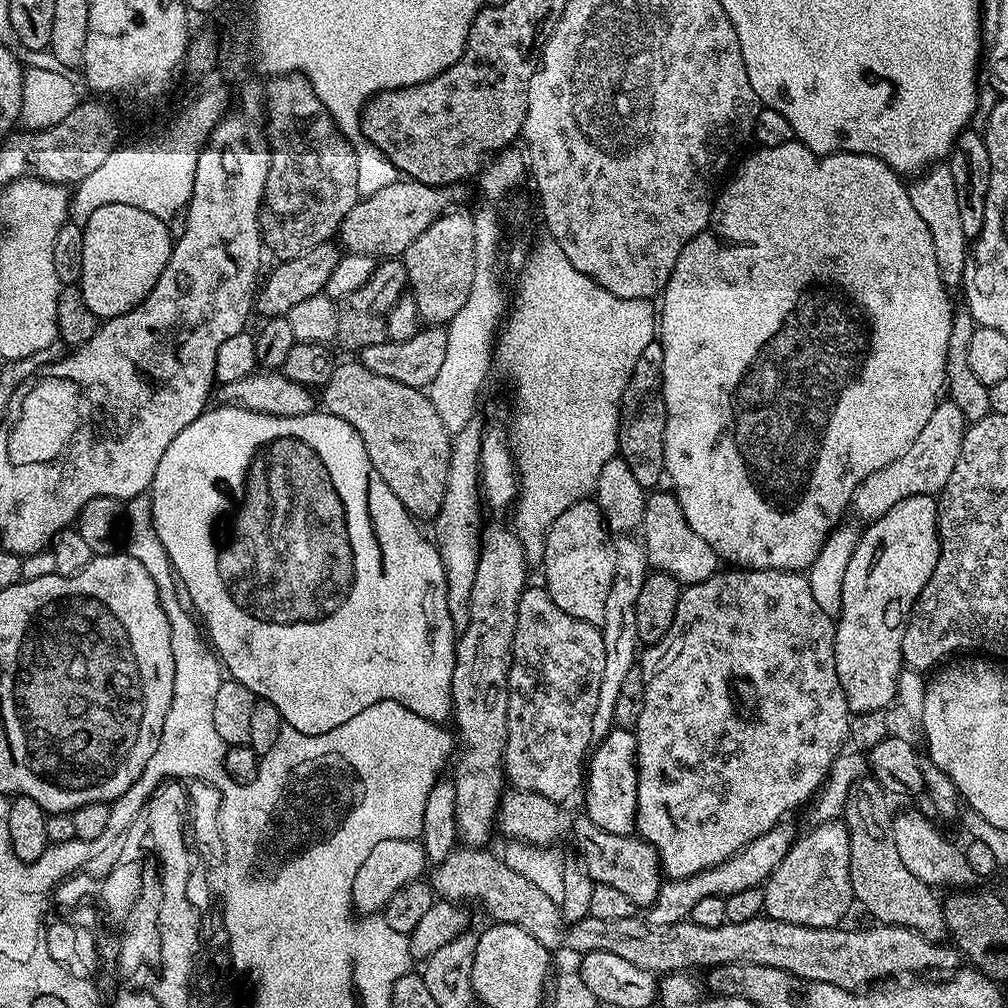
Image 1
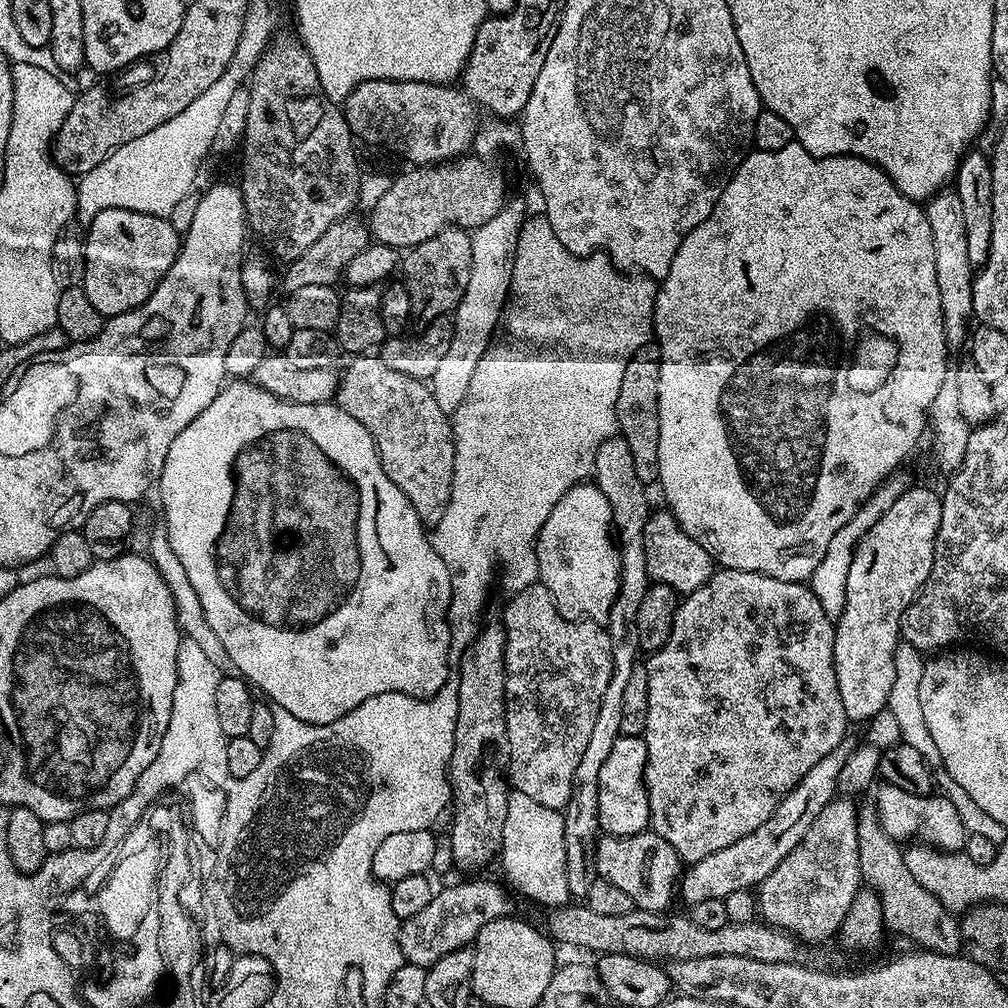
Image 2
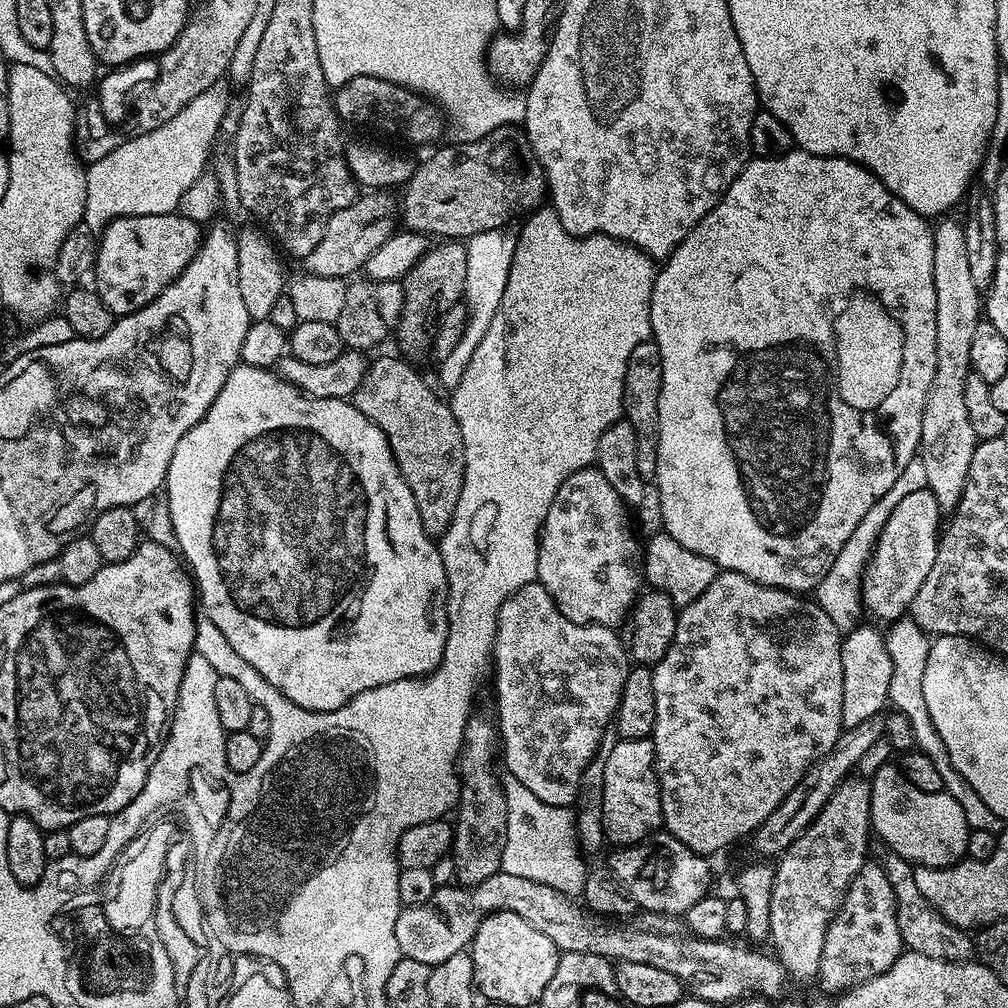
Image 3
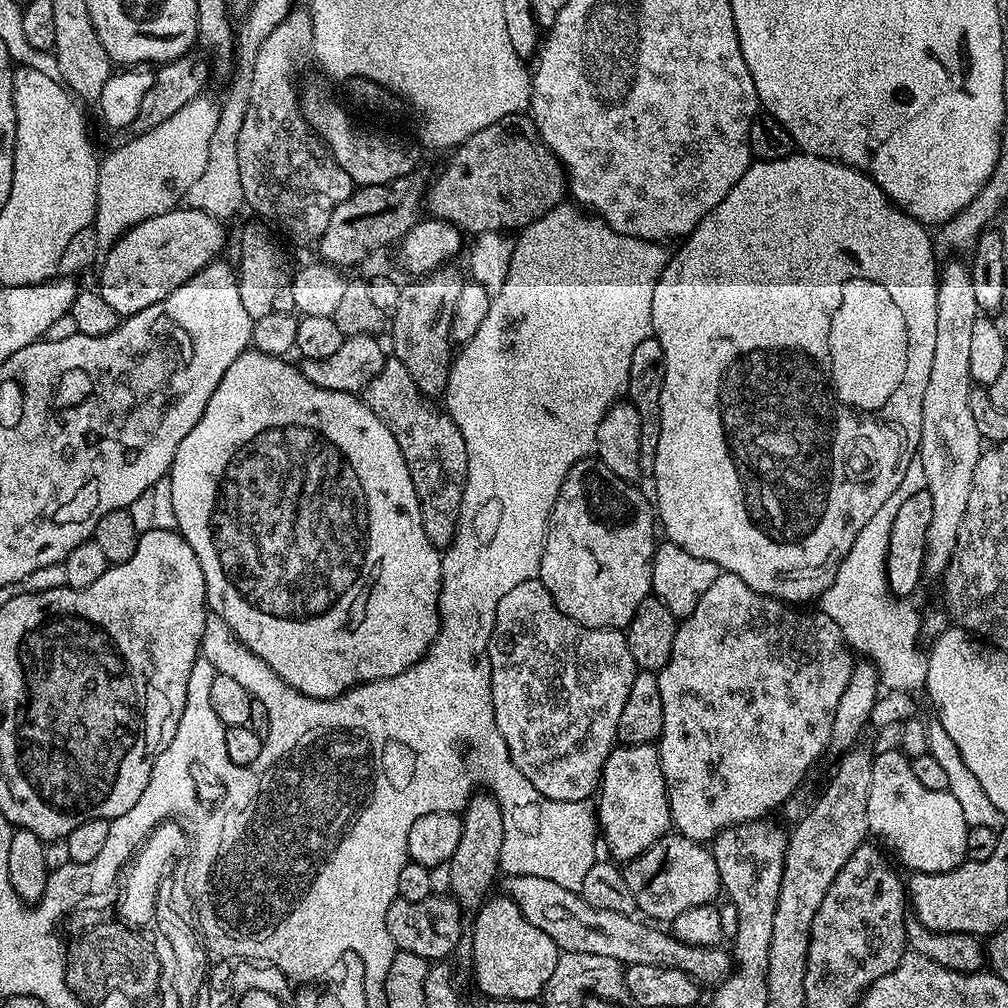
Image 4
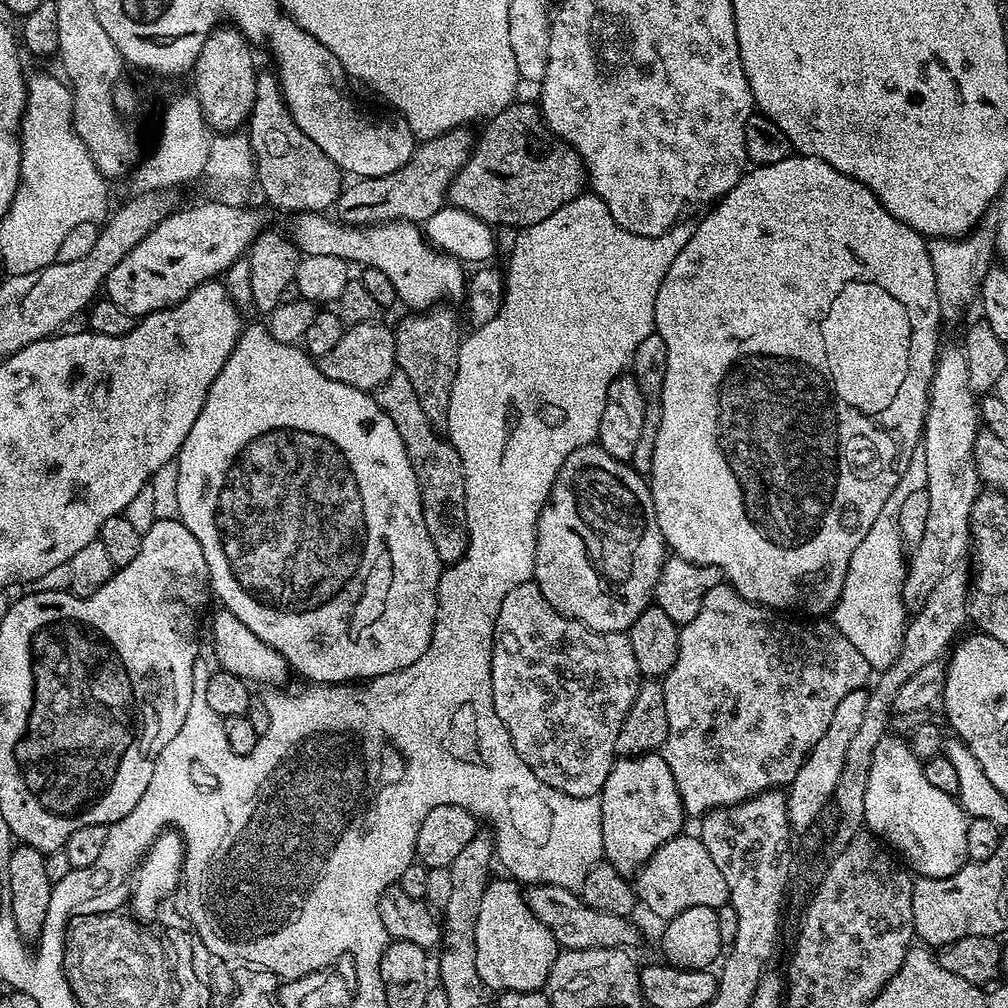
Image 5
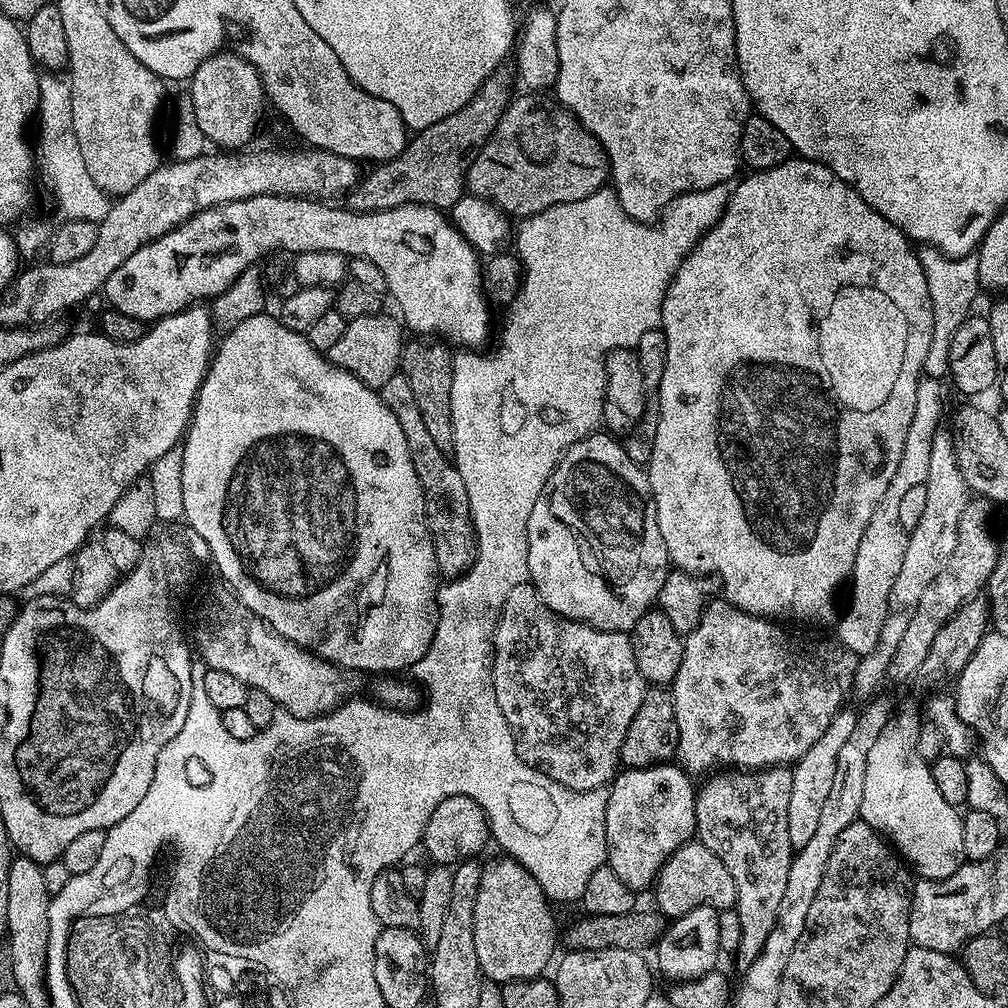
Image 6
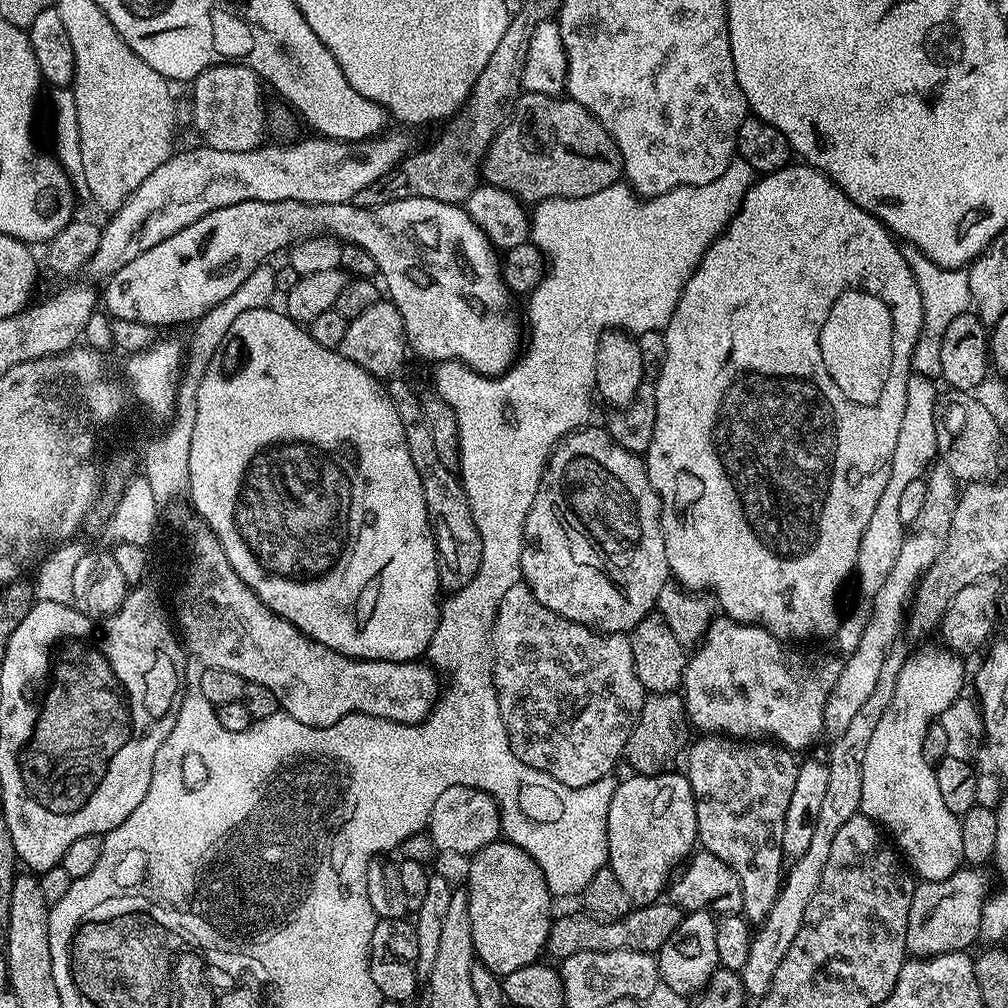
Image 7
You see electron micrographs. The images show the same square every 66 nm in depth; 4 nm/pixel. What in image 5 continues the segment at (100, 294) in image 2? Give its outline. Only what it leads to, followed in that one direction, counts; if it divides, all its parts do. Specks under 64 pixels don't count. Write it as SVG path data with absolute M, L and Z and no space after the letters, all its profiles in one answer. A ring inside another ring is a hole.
M217 202L207 203L184 208L181 212L173 211L164 217L161 224L154 226L154 230L150 230L150 234L146 234L146 238L138 242L138 246L134 246L130 254L126 254L122 262L114 266L114 270L110 270L106 281L107 299L122 306L122 310L126 310L126 314L133 318L143 318L163 308L176 307L200 284L215 281L219 277L216 276L219 272L220 275L227 273L229 266L248 252L252 241L265 227L264 220L250 208L251 206L236 207Z

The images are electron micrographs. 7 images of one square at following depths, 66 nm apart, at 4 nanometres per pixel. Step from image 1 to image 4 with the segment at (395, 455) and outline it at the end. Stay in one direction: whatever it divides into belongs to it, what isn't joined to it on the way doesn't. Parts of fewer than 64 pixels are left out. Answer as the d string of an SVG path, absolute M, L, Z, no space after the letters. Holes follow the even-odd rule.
M395 358L385 359L382 370L364 389L362 396L380 415L382 422L386 422L390 434L394 434L398 442L398 450L402 450L402 458L406 458L406 470L410 470L418 494L426 538L430 538L438 549L447 548L456 533L464 483L468 477L466 442L458 426L447 411L435 412L428 405L431 404L429 397L420 393L406 366Z

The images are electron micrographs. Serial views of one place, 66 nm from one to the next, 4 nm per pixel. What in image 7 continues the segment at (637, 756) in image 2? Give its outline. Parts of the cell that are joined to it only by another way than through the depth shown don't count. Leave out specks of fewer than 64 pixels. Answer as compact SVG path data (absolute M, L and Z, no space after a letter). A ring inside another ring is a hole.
M676 770L660 772L657 776L641 776L639 774L629 775L629 780L620 780L614 790L614 798L610 798L610 814L608 815L608 862L607 867L614 870L614 875L618 877L618 883L630 894L633 905L643 906L645 904L655 904L665 895L674 873L687 861L692 855L698 844L696 835L696 807L694 806L694 794L688 781L687 775L676 773Z

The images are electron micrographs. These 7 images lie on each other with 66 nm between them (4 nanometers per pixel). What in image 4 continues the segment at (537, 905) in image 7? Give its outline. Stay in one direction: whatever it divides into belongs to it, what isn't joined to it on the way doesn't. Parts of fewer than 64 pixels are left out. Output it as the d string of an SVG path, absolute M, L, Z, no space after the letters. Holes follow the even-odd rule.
M496 895L485 899L475 913L476 921L470 924L472 968L476 971L476 984L485 992L485 997L494 1000L534 1000L543 997L544 987L550 982L550 974L554 974L554 966L558 966L562 953L550 934L542 934L538 926L530 926L530 922L526 922L522 910L518 910L509 896Z

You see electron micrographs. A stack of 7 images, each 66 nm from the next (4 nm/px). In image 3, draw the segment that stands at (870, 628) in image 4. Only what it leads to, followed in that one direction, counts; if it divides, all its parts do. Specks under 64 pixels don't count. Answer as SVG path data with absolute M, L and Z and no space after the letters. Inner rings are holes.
M919 458L906 462L906 470L902 470L902 474L898 474L894 486L890 486L890 490L886 490L886 494L882 494L882 498L878 498L878 502L874 502L874 506L870 506L870 510L866 510L862 522L858 522L858 526L854 526L854 534L850 534L850 538L846 538L846 542L841 548L835 549L834 555L831 557L830 570L826 570L826 574L814 589L814 599L822 606L822 610L826 610L830 622L834 622L842 630L851 630L857 627L859 620L856 619L859 618L860 612L862 616L860 582L864 579L864 570L868 566L868 560L872 557L872 551L882 526L886 526L894 506L898 506L898 502L902 502L902 498L914 494L914 490L922 490L926 487L928 487L926 466L922 466ZM901 618L887 629L884 641L890 654L892 673L890 674L890 690L888 698L891 707L897 712L905 712L910 718L910 726L916 731L916 738L922 751L931 758L934 766L942 773L951 769L950 754L940 747L940 739L934 730L934 722L926 710L926 697L922 694L922 673L926 671L926 658L930 638L911 618Z

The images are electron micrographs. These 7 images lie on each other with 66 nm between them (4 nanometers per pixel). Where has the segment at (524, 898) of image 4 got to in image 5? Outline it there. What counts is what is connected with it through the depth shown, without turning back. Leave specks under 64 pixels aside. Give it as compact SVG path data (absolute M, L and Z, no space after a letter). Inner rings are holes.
M533 884L527 889L530 910L554 934L557 945L561 949L570 948L623 948L632 950L640 940L640 932L627 916L606 914L602 910L594 910L586 906L573 889L549 884Z

